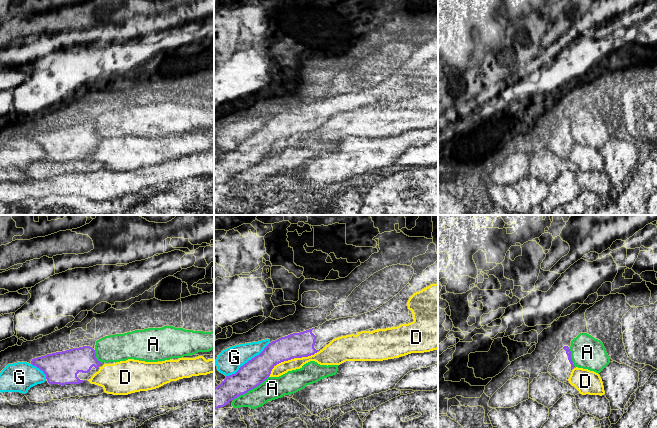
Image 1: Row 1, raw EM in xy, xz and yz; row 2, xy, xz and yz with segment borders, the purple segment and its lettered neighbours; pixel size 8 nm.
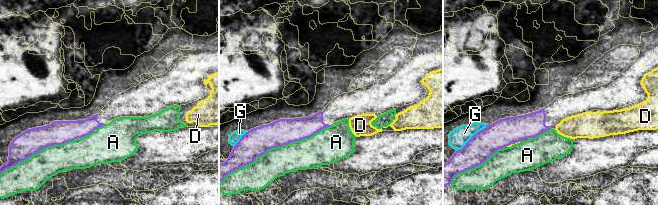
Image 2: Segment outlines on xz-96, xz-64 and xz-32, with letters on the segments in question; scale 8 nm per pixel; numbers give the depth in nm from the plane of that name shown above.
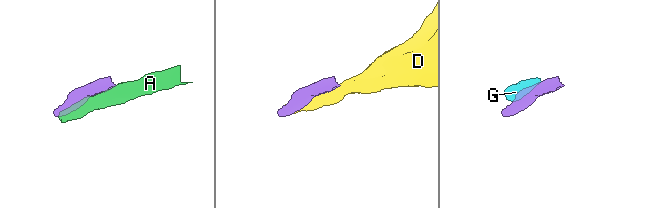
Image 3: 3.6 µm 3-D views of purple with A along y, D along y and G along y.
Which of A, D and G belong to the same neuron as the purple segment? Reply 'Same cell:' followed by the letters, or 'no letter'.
Same cell: no letter

